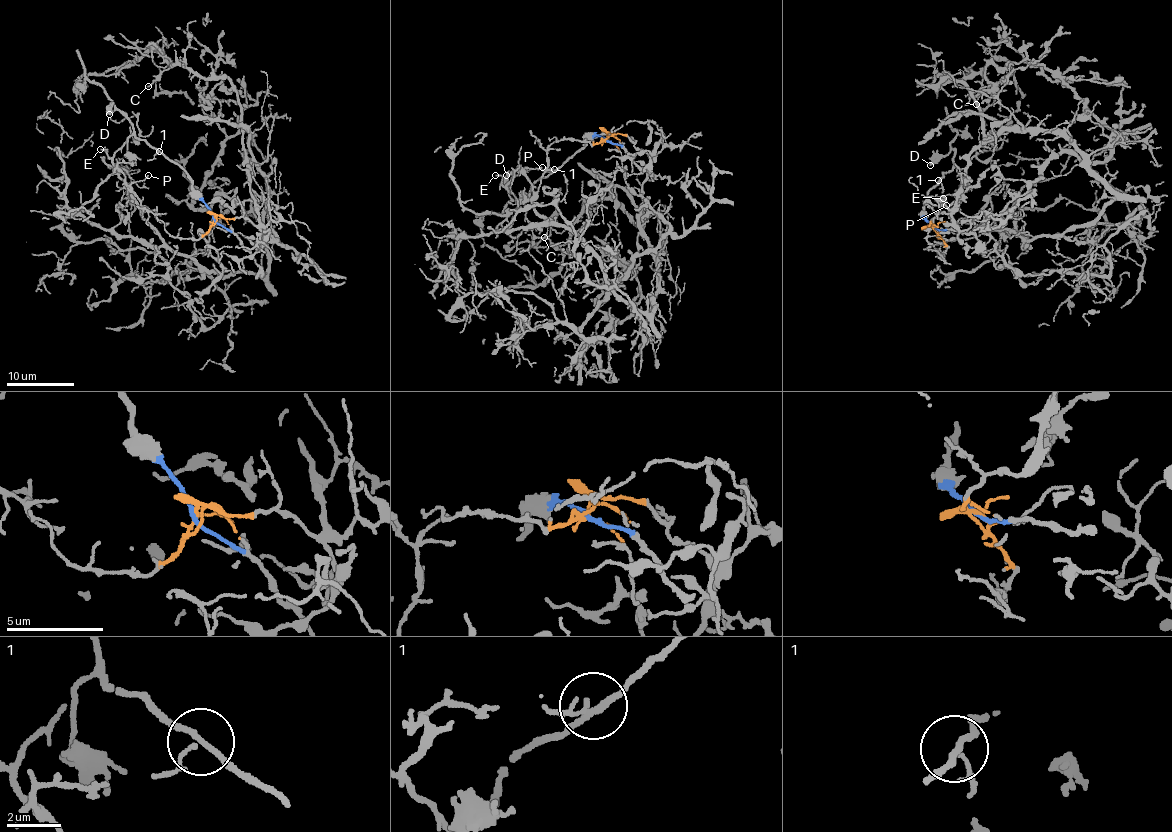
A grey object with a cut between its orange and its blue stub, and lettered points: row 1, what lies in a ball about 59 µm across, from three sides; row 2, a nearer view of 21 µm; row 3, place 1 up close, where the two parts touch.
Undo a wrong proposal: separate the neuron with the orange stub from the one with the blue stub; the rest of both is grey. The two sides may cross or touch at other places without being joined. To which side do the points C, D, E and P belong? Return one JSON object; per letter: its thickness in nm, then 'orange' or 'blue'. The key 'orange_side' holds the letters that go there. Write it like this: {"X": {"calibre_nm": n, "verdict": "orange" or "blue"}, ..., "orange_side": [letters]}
{"C": {"calibre_nm": 130, "verdict": "orange"}, "D": {"calibre_nm": 260, "verdict": "blue"}, "E": {"calibre_nm": 110, "verdict": "orange"}, "P": {"calibre_nm": 160, "verdict": "orange"}, "orange_side": ["C", "E", "P"]}

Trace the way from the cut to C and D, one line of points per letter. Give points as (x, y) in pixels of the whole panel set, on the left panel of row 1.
C: (213, 218), (241, 216), (258, 223), (242, 106), (228, 79), (203, 79), (174, 63), (147, 86)
D: (213, 218), (193, 189), (193, 179), (133, 135), (133, 122), (117, 110), (110, 114)

